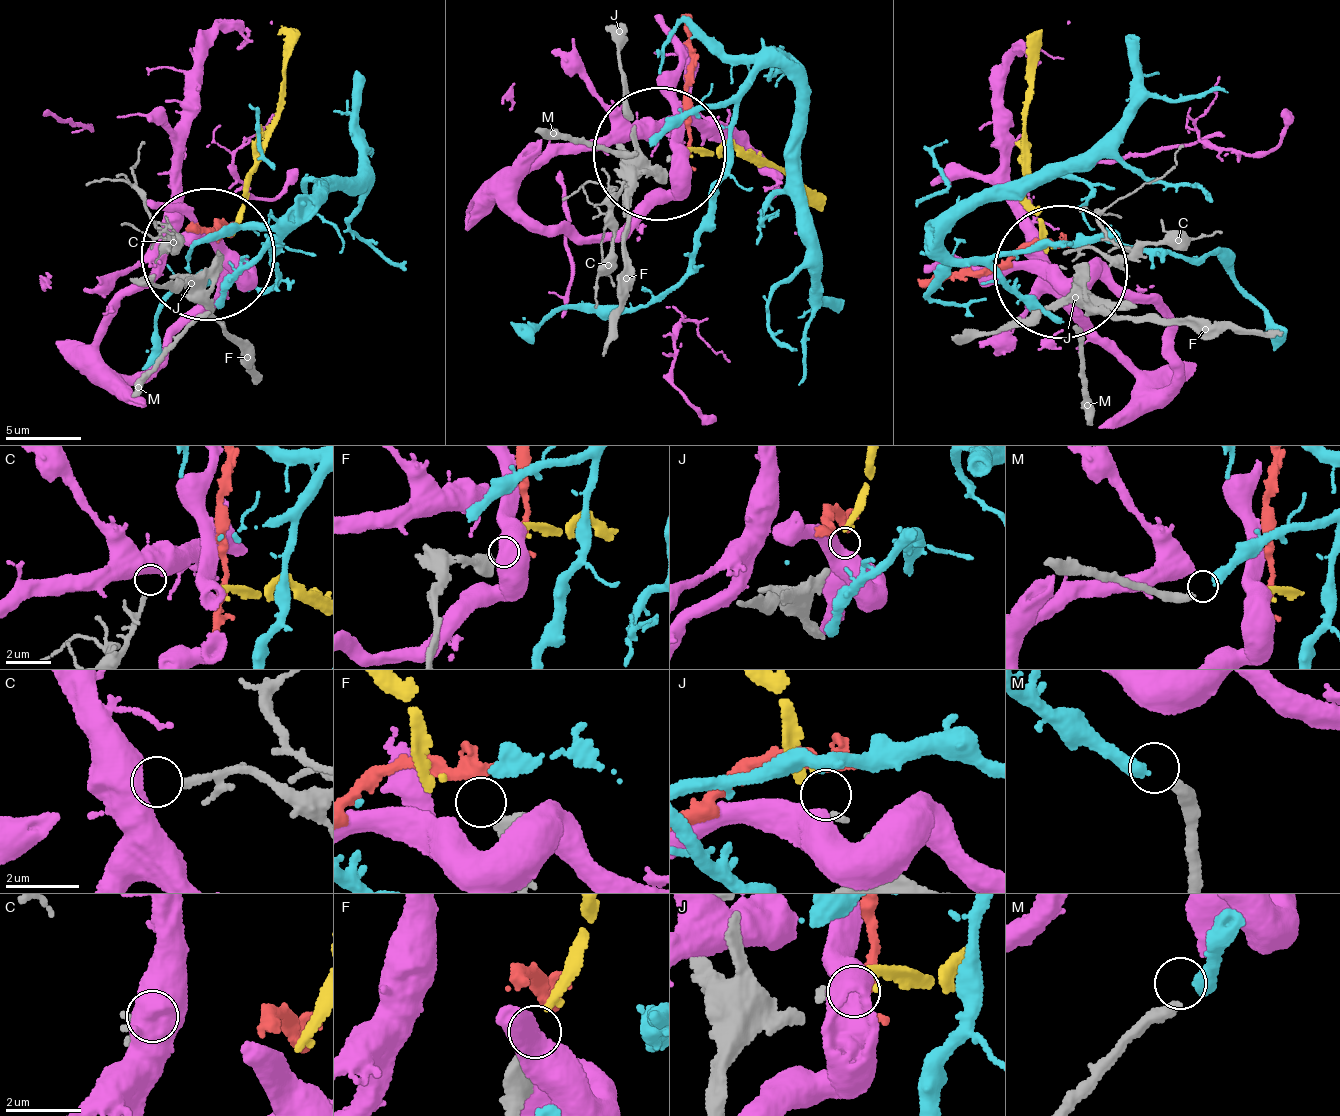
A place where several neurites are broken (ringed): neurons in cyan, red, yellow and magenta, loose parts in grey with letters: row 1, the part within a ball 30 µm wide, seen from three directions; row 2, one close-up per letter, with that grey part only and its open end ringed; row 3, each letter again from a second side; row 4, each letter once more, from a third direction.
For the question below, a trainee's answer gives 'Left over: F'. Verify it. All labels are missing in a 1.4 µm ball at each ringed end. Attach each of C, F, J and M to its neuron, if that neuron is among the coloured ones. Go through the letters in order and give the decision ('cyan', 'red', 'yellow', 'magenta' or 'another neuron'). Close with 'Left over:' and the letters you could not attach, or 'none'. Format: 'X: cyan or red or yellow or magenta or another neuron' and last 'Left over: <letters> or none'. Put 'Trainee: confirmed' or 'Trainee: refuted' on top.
Trainee: confirmed
C: magenta
F: another neuron
J: yellow
M: cyan
Left over: F

